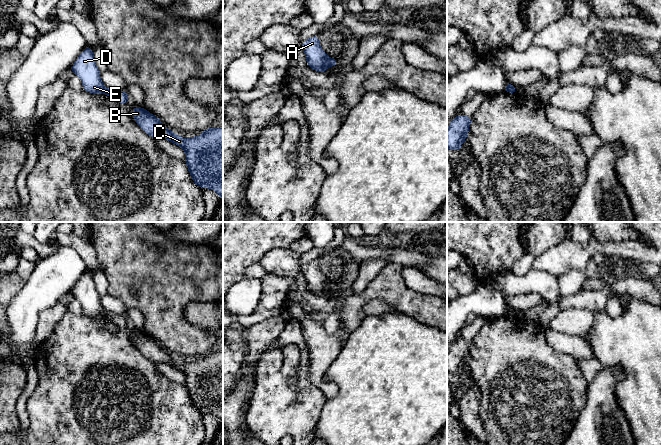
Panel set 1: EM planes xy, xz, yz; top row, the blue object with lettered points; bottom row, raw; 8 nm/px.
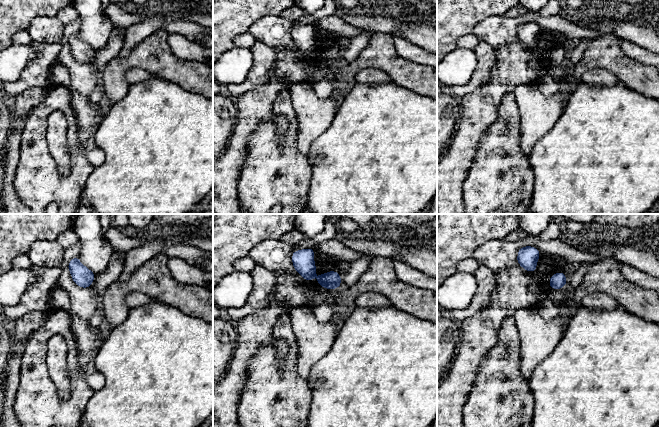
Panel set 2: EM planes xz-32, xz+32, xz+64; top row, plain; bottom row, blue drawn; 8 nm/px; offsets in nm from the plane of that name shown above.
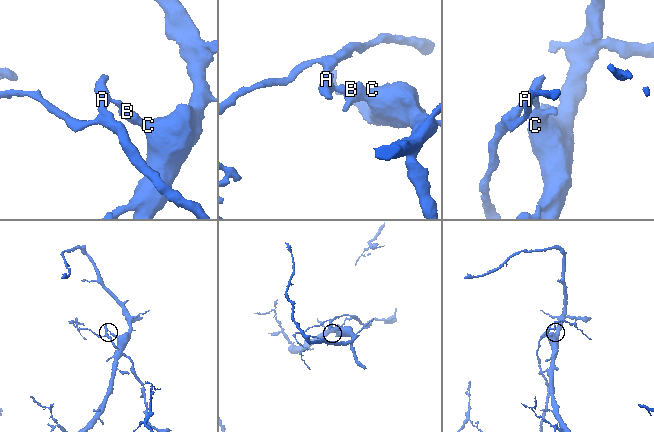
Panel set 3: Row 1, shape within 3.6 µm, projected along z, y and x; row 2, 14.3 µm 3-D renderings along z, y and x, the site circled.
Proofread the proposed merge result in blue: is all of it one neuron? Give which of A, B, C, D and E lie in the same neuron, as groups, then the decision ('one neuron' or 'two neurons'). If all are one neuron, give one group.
A D E / B C | two neurons

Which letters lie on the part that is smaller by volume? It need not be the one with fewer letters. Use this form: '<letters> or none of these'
A, D, E

